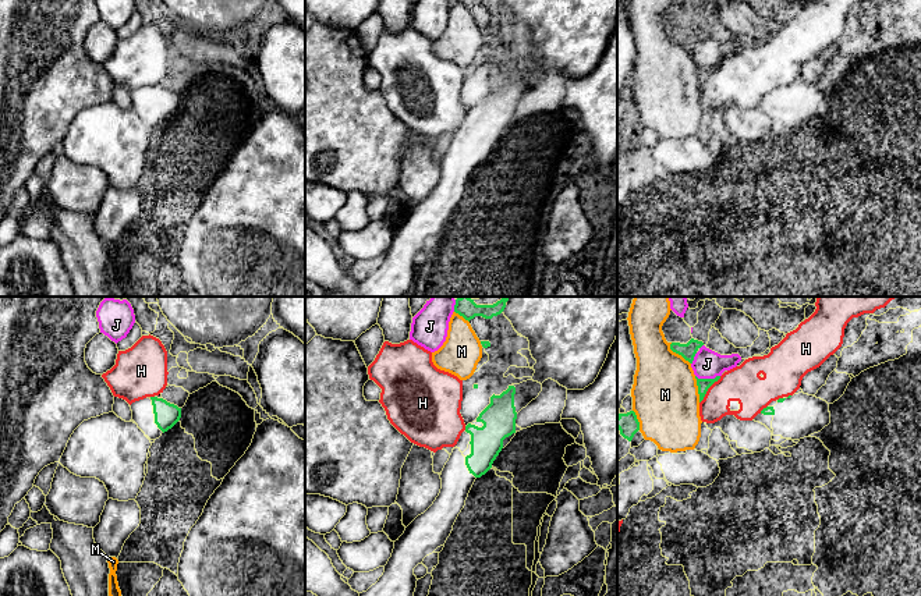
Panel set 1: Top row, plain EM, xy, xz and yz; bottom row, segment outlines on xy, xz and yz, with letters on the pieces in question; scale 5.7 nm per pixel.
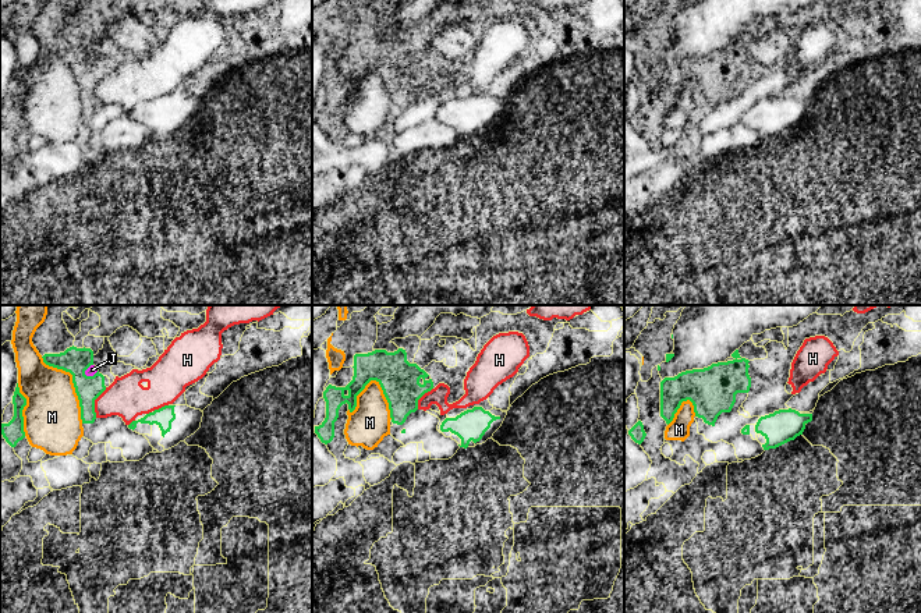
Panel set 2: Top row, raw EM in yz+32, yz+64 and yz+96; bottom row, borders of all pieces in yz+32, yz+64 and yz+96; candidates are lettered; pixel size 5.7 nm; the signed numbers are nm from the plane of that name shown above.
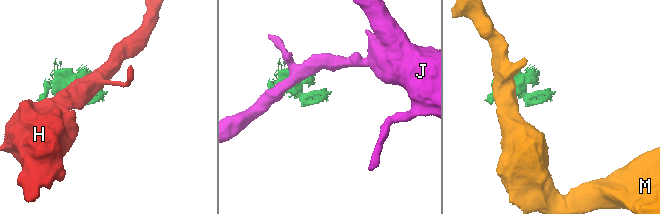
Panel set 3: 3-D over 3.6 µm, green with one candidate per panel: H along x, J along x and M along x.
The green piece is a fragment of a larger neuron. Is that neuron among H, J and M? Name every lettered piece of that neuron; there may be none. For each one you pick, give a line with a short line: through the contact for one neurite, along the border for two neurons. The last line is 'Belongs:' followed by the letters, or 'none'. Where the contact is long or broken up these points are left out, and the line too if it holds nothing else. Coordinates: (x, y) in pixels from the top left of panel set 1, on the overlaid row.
Belongs: none

